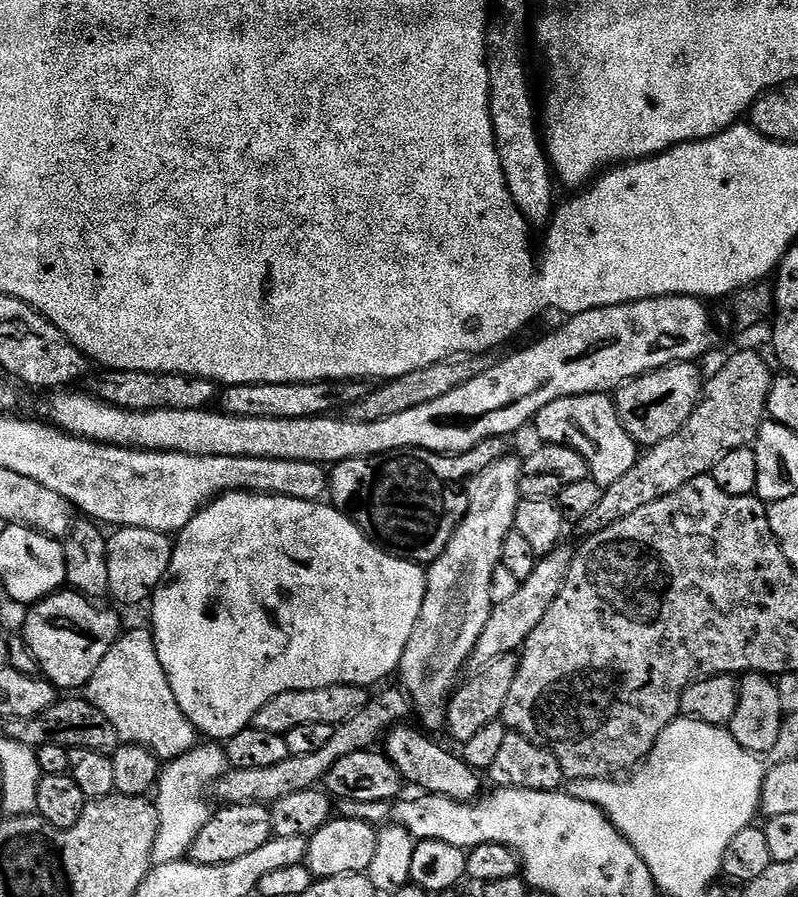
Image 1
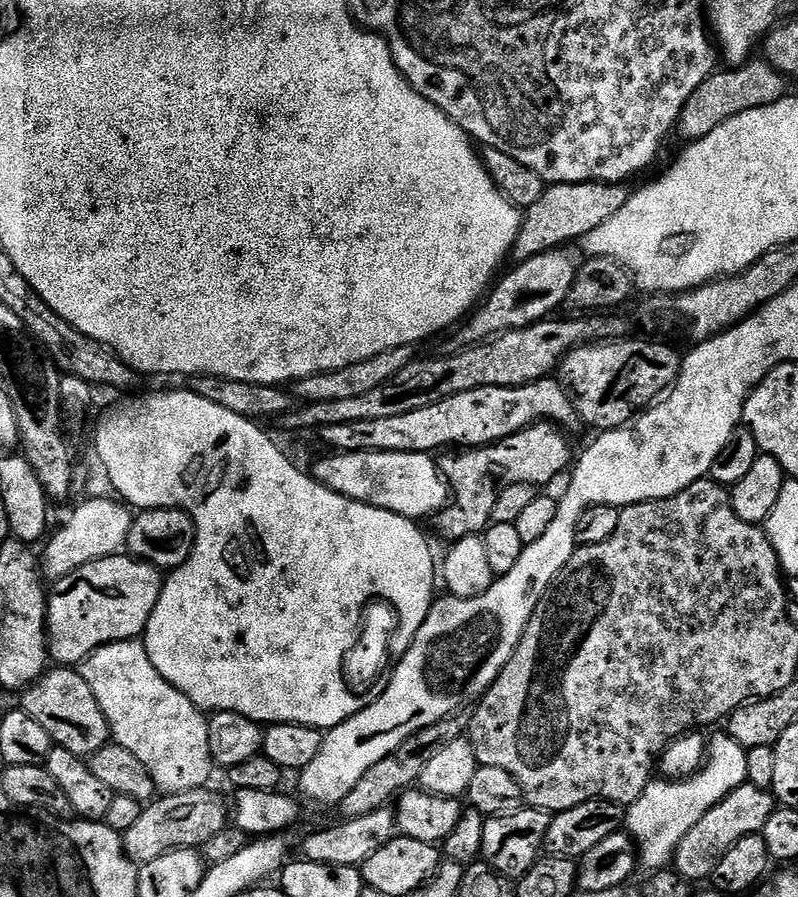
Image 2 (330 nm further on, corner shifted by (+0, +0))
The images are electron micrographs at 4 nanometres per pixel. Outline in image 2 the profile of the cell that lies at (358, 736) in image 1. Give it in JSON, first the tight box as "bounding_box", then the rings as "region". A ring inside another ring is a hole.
{"bounding_box":[123,787,230,865],"region":[[[207,787],[189,792],[179,792],[173,796],[167,794],[151,801],[141,811],[138,822],[130,826],[130,830],[123,833],[124,851],[135,864],[142,865],[154,862],[164,852],[179,848],[199,849],[218,830],[222,830],[229,823],[230,808],[216,792],[208,792]]]}

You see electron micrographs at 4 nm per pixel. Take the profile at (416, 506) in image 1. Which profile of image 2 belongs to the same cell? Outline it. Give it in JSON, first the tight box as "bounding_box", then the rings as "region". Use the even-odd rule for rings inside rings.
{"bounding_box":[434,422,574,542],"region":[[[537,422],[520,432],[510,434],[497,444],[486,444],[483,448],[468,448],[453,460],[443,461],[442,471],[450,485],[454,502],[435,517],[434,523],[440,527],[448,542],[455,542],[467,536],[480,536],[492,519],[496,496],[515,484],[543,486],[555,476],[569,471],[574,460],[572,448],[557,425]]]}

